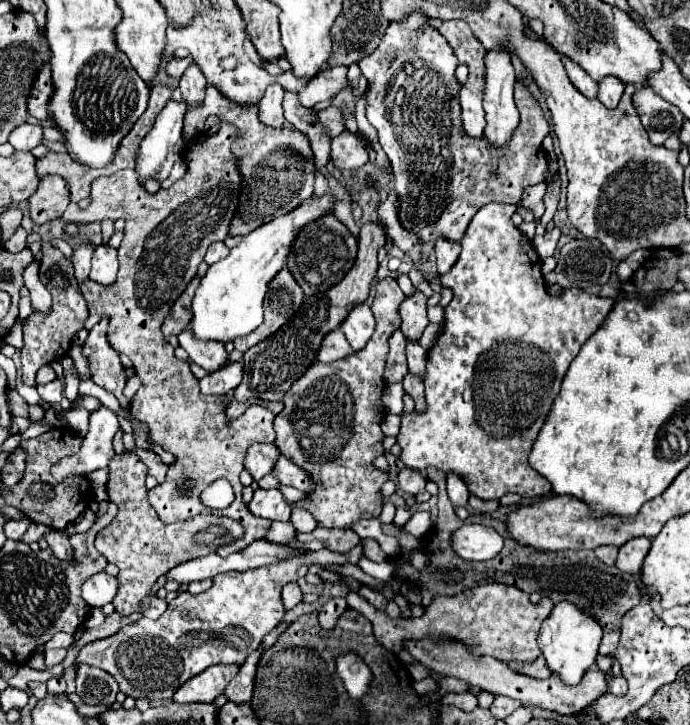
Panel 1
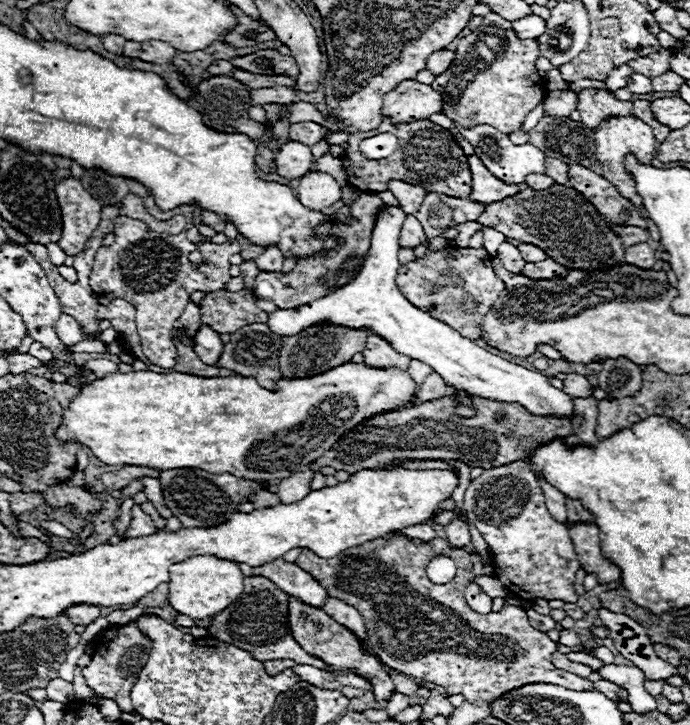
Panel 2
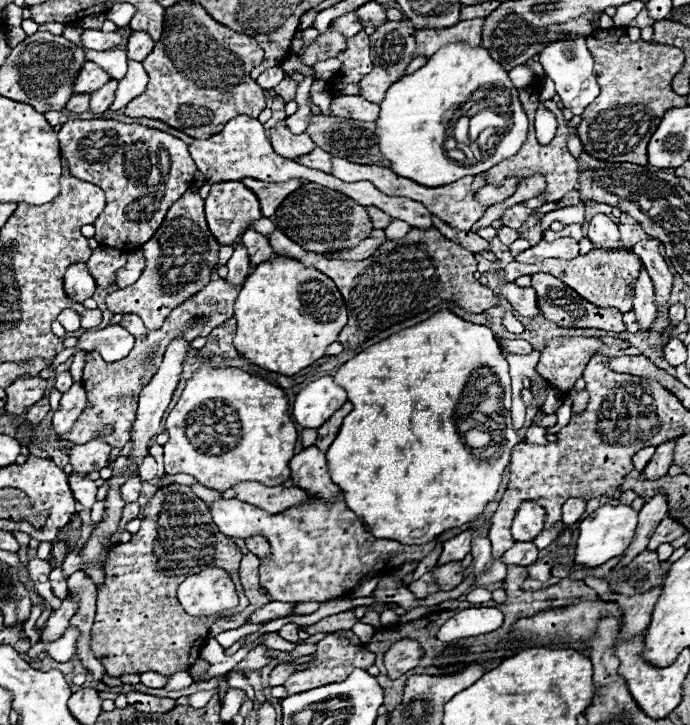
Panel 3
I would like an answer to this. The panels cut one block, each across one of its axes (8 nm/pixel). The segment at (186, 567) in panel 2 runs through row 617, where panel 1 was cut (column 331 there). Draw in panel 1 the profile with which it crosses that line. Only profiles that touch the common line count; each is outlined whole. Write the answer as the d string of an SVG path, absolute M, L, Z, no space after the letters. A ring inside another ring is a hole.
M330 190L322 196L308 198L308 202L302 202L296 210L284 214L284 218L274 218L266 222L264 226L258 226L252 230L244 240L230 250L230 254L212 264L206 272L206 276L200 280L200 286L196 290L192 312L194 318L190 322L190 328L194 330L196 338L200 340L236 340L238 336L250 334L262 324L262 302L270 288L272 278L276 278L276 272L280 272L286 266L288 254L292 252L292 246L300 234L300 230L312 220L320 220L334 212L336 206L336 194Z

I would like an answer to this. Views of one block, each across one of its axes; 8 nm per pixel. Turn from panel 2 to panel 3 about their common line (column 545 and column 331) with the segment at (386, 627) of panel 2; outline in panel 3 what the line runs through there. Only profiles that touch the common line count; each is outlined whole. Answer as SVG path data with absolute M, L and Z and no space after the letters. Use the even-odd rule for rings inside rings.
M332 632L326 634L320 642L316 642L316 652L312 654L312 660L306 662L304 670L298 670L294 674L288 676L288 680L284 682L286 688L286 696L296 694L296 692L306 692L308 688L318 688L320 684L332 684L336 680L344 680L354 668L370 668L376 660L376 654L370 652L368 648L364 648L364 644L352 644L348 638Z

